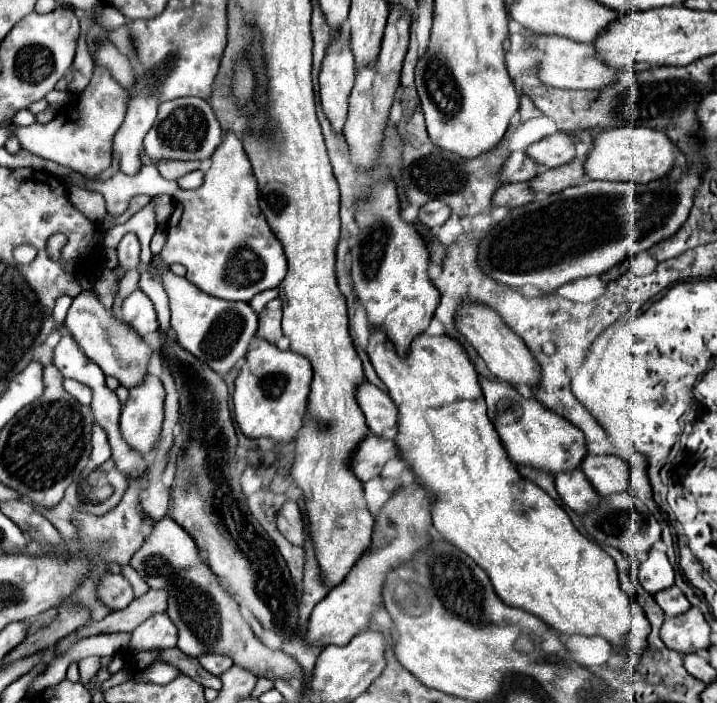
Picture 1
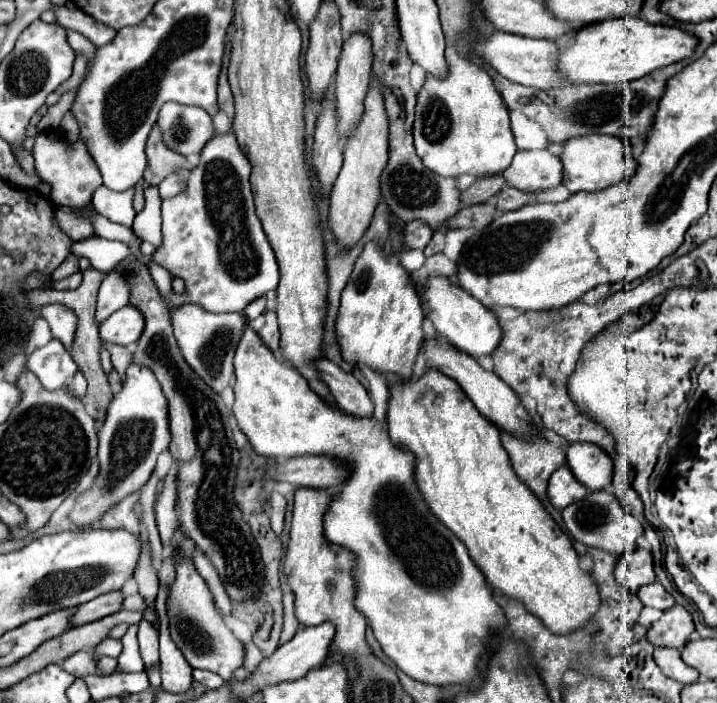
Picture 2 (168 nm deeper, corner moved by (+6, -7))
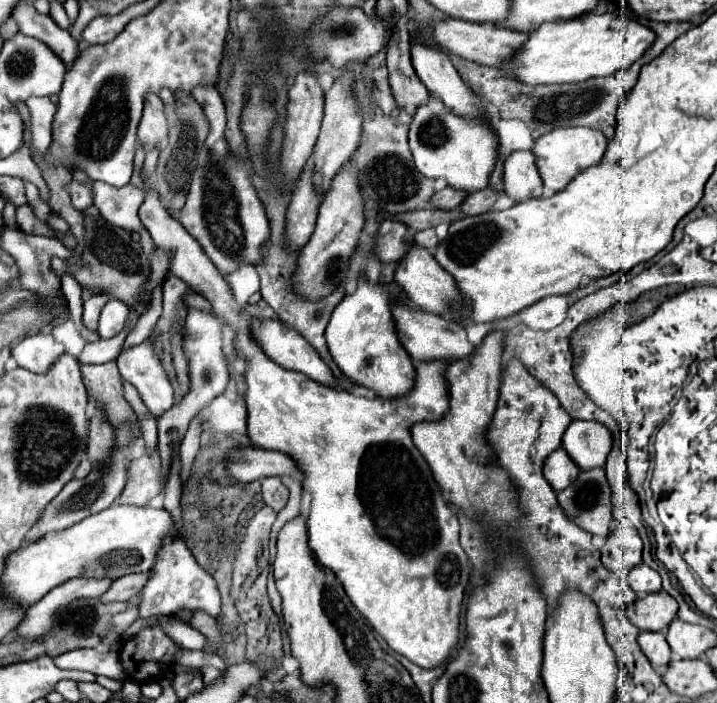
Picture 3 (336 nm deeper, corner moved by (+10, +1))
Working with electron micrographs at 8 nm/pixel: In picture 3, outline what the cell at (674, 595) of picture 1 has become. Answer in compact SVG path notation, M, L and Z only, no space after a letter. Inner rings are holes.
M646 564L630 570L628 574L628 584L630 588L638 594L638 596L646 596L652 592L660 592L662 590L662 580L660 574L652 568L648 568Z

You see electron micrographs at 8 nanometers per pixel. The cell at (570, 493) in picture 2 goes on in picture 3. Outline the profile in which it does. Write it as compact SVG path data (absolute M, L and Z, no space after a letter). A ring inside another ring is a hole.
M558 448L556 452L552 452L552 456L548 456L548 460L544 462L544 478L548 480L548 484L552 484L554 492L568 488L568 484L572 484L572 480L576 480L578 474L580 474L580 468L572 464L564 448Z

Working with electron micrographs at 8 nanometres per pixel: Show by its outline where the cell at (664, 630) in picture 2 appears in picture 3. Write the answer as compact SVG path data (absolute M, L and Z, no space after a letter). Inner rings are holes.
M664 590L638 598L624 614L642 632L666 632L678 614L678 602Z

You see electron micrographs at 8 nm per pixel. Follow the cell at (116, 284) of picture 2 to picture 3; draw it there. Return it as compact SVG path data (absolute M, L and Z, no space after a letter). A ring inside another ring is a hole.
M96 294L96 296L90 296L86 302L84 302L84 324L90 328L90 330L96 330L98 326L98 318L100 318L100 310L104 308L104 304L110 300L108 294Z

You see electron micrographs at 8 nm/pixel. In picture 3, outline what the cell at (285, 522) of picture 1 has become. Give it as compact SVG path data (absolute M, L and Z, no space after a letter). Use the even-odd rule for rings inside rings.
M264 478L262 494L264 494L264 504L270 506L274 512L280 512L288 500L288 488L280 482L280 478Z

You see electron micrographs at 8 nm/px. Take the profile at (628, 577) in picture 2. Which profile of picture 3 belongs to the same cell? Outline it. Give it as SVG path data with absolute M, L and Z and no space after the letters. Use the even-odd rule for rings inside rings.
M618 526L600 548L602 564L612 570L632 570L642 564L642 540L632 526Z

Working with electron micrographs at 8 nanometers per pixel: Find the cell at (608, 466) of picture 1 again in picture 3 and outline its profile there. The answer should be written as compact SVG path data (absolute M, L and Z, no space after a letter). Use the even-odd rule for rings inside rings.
M574 420L562 436L562 448L580 470L602 468L612 450L612 432L592 420Z

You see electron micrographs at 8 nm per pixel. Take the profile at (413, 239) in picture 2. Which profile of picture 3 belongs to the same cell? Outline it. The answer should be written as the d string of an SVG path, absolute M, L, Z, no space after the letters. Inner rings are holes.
M384 220L376 236L376 254L382 262L398 262L414 246L414 232L398 220Z

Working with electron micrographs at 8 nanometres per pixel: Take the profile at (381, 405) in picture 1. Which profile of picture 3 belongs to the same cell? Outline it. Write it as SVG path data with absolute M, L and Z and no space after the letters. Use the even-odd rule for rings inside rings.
M264 320L260 332L254 332L254 340L262 346L266 356L282 368L302 372L320 384L336 388L328 364L320 360L318 352L298 332L292 332L292 328L284 330L282 322Z

